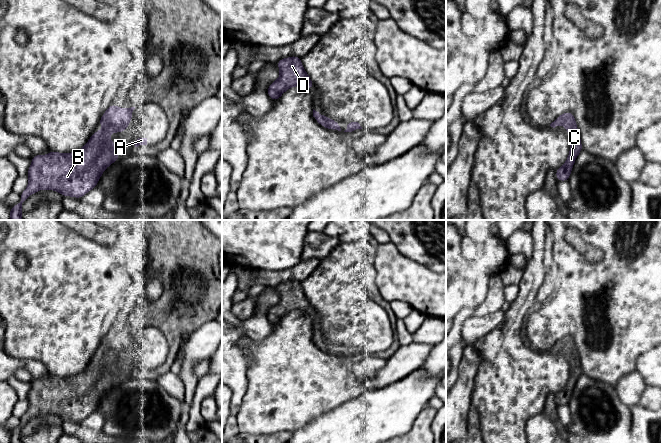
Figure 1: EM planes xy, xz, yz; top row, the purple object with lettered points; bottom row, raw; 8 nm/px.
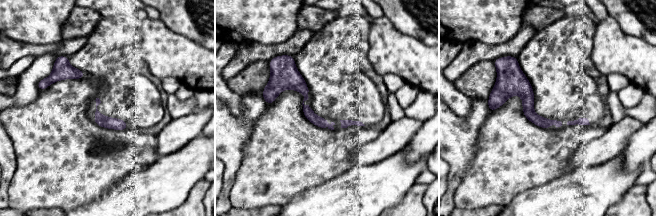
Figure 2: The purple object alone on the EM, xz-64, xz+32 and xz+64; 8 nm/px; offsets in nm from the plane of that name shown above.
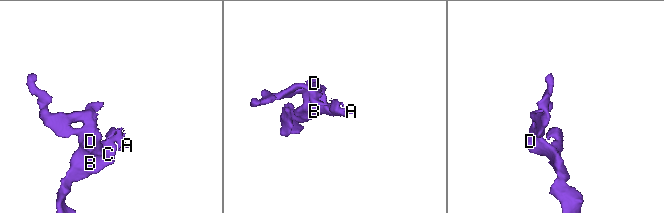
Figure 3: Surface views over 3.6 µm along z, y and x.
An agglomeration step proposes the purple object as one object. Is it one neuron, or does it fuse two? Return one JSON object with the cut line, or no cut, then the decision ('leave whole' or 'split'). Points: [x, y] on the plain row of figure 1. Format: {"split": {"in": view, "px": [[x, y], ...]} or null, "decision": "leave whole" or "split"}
{"split": null, "decision": "leave whole"}

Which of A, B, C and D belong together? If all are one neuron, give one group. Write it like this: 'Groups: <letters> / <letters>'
Groups: A B C D

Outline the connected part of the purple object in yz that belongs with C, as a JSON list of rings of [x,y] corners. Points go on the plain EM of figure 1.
[[[565,336],[558,340],[554,346],[550,348],[551,351],[561,349],[567,352],[567,357],[570,363],[570,376],[566,386],[558,393],[556,393],[556,402],[558,405],[568,405],[572,396],[572,391],[576,385],[578,378],[583,374],[578,351],[572,336]]]

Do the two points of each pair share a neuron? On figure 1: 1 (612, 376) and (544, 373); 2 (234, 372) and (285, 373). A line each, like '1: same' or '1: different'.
1: different
2: different

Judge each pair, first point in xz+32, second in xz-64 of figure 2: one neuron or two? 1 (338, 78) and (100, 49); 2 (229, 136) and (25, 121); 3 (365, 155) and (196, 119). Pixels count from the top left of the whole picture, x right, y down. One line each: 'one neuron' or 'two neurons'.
1: one neuron
2: two neurons
3: one neuron

